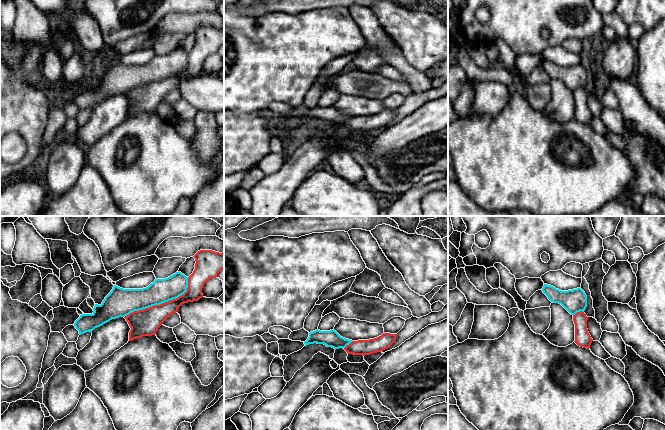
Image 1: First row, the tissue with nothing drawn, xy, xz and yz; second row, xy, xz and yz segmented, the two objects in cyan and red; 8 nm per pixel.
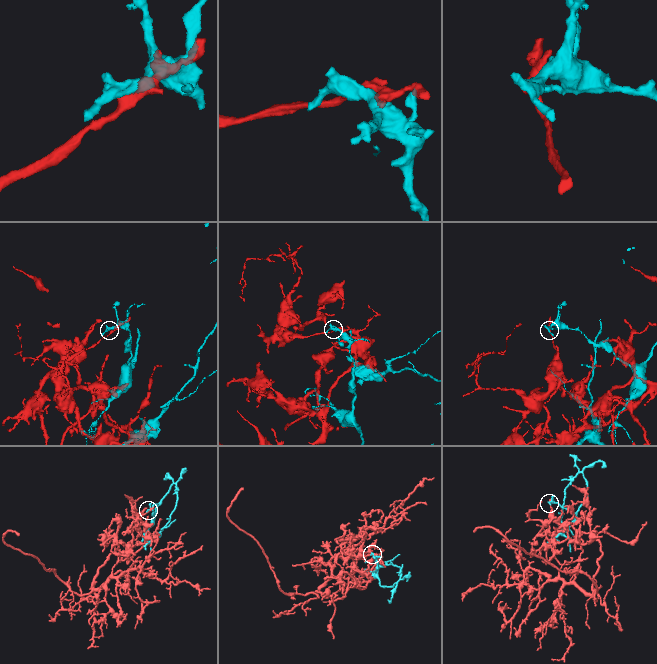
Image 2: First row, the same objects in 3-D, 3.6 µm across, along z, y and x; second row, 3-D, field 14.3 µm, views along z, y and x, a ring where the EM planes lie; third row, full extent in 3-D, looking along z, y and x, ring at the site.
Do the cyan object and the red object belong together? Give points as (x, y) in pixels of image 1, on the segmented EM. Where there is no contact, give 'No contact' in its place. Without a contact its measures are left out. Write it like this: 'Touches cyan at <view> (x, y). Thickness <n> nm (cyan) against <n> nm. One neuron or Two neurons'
Touches cyan at xy (161, 303). Thickness 190 nm (cyan) against 220 nm. Two neurons

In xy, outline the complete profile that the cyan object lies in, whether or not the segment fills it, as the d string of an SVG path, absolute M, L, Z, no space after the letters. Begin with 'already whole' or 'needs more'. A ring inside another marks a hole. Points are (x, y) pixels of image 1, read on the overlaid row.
already whole; M181 272L165 279L155 279L143 289L123 289L114 285L102 304L95 304L92 314L80 315L74 326L80 335L92 332L112 319L176 299L183 295L187 288L188 277Z

